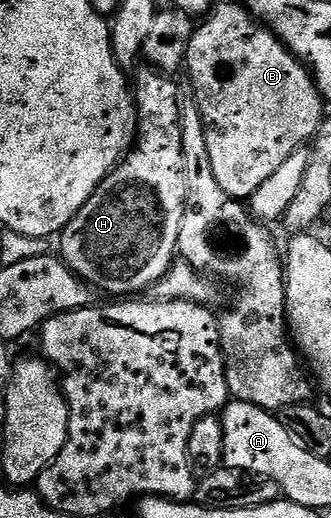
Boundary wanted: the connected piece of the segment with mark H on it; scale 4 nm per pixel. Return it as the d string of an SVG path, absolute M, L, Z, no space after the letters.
M144 65L134 75L134 98L136 100L136 133L134 142L127 155L121 158L119 164L109 171L107 177L100 182L95 193L78 209L78 213L64 226L58 236L60 242L59 258L73 271L89 288L105 291L108 297L136 297L139 291L155 288L159 279L172 268L172 264L178 259L178 233L182 229L182 217L184 216L184 198L186 189L186 177L184 176L184 158L182 157L182 125L180 124L180 93L181 88L176 87L177 80L171 75L165 75L163 71L156 70L151 65Z

